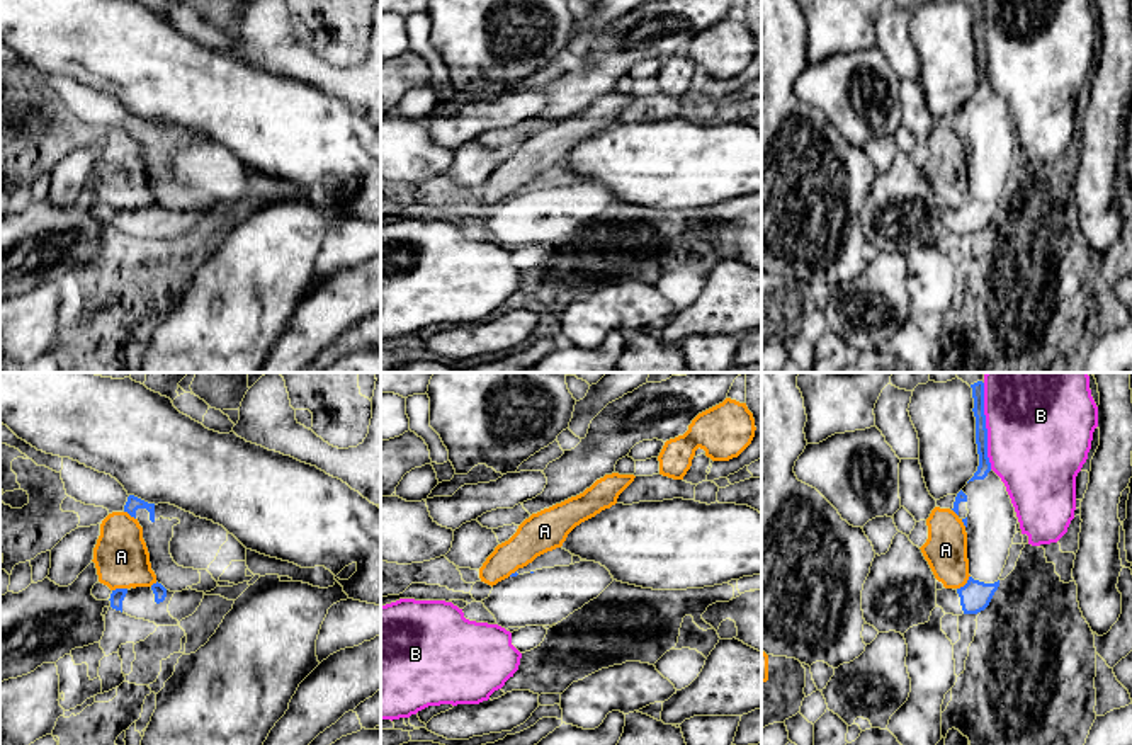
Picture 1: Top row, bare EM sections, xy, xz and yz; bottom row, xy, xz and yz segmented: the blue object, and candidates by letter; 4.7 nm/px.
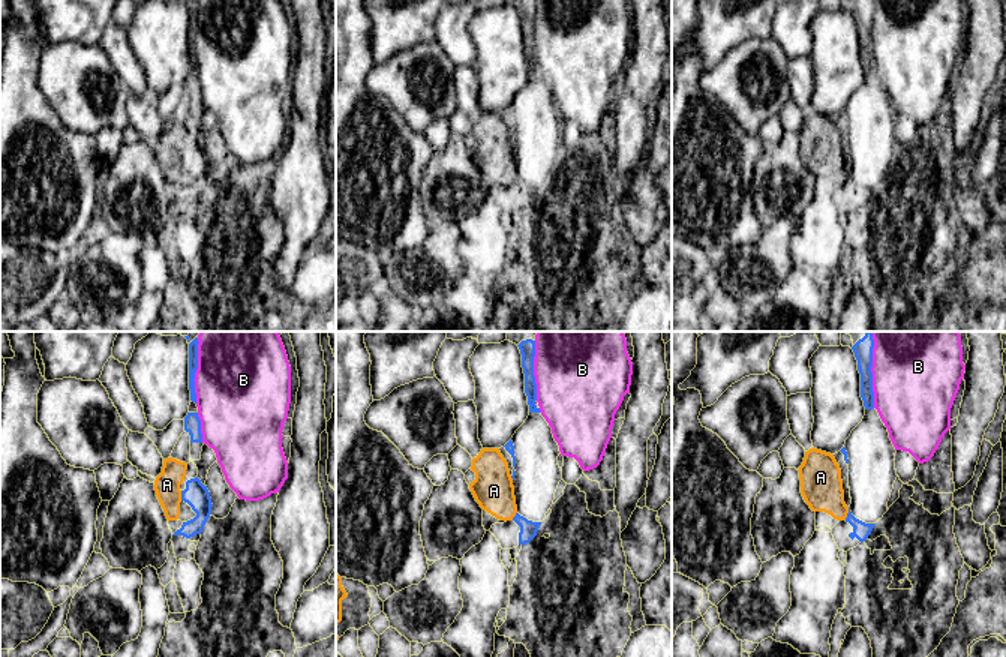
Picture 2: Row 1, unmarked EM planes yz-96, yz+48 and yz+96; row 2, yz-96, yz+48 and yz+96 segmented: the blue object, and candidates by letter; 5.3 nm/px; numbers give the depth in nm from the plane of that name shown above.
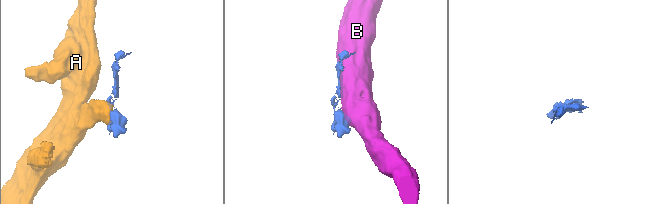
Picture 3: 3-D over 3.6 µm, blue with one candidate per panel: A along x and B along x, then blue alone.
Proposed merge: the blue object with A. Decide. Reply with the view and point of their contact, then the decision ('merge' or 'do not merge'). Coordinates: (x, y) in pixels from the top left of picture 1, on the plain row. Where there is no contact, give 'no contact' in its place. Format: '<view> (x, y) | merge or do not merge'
yz (966, 203) | merge

